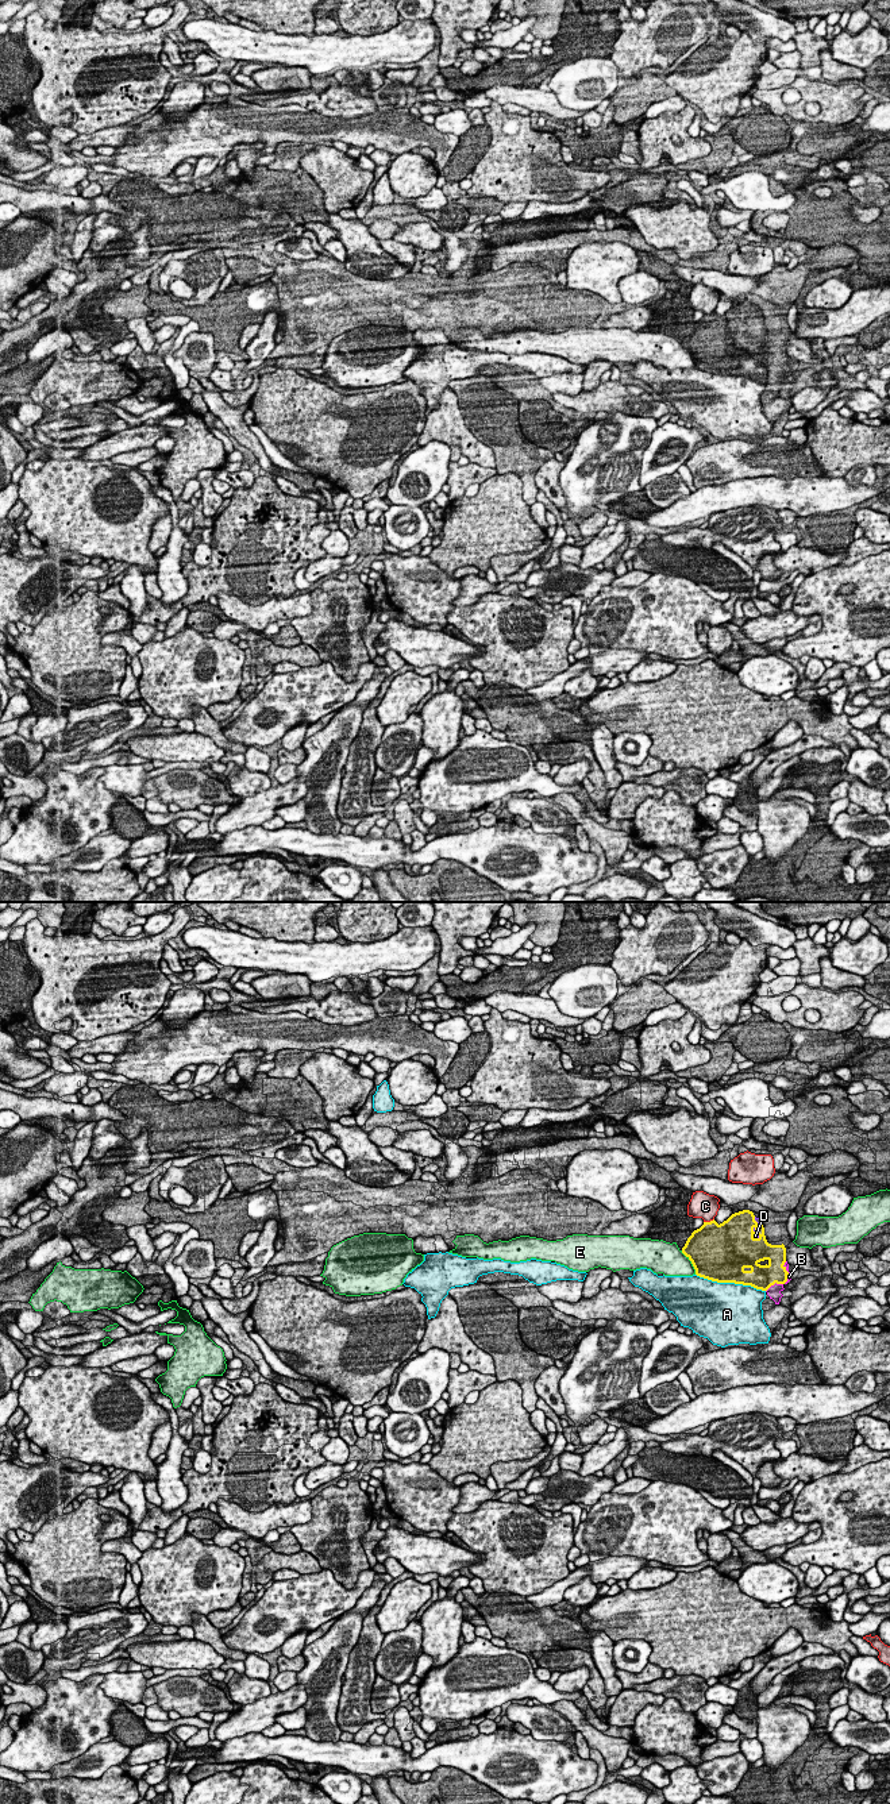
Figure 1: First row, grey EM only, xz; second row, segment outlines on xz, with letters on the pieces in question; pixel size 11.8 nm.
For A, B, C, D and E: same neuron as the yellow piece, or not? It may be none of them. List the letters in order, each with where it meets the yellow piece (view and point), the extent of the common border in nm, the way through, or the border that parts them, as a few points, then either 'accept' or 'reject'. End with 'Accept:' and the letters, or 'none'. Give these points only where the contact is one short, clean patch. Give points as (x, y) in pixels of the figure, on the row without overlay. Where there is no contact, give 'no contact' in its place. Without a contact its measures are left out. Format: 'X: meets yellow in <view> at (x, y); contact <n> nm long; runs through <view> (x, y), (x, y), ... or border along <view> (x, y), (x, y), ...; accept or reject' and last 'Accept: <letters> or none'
A: meets yellow in xz at (731, 374); contact 850 nm long; reject
B: meets yellow in xz at (785, 374); contact 440 nm long; accept
C: meets yellow in xz at (708, 315); contact 140 nm long; reject
D: meets yellow in xz at (756, 326); contact 170 nm long; accept
E: meets yellow in xz at (692, 355); contact 340 nm long; reject
Accept: B, D

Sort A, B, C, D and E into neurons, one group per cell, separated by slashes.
A / B D / C / E

